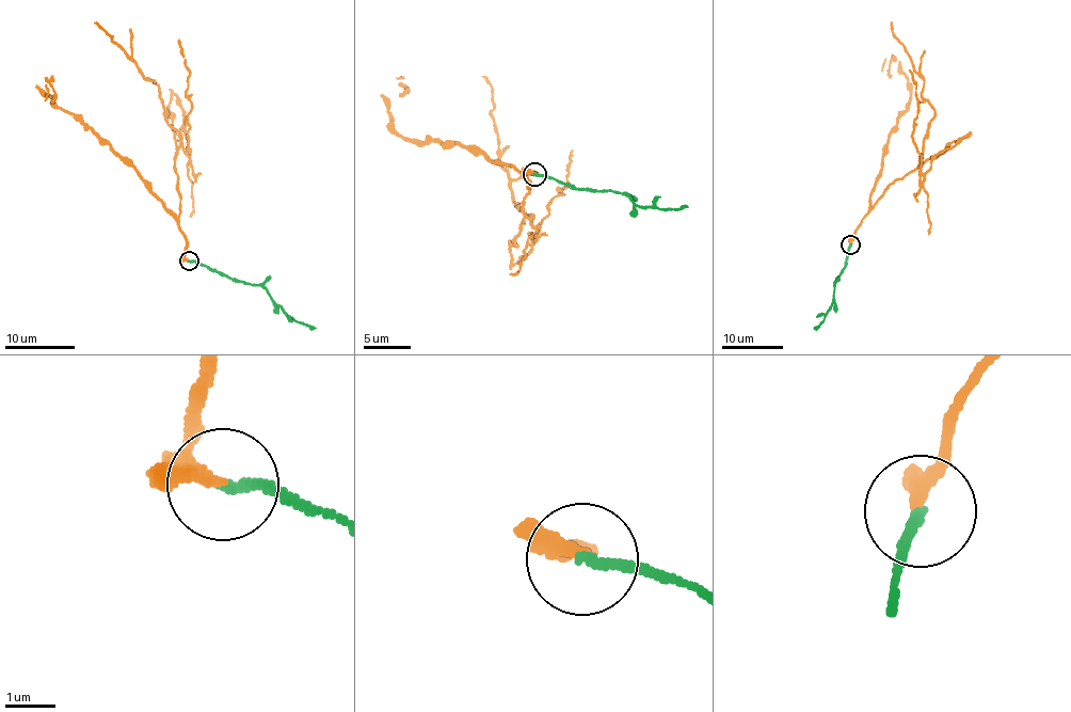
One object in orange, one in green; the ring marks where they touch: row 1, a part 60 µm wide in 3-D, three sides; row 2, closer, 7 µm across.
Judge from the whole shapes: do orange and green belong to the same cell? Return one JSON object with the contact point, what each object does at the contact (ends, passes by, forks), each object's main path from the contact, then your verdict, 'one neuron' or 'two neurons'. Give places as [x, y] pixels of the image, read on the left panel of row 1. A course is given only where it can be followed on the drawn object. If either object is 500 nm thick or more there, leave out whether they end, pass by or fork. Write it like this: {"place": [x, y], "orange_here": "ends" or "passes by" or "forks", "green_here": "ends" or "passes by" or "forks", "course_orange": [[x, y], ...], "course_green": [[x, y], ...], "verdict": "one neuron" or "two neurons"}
{"place": [189, 260], "orange_here": "forks", "green_here": "ends", "course_orange": [[189, 260], [178, 222], [181, 204], [174, 163], [178, 132], [166, 121], [159, 90], [95, 22]], "course_green": [[189, 260], [230, 279], [261, 285], [287, 315], [315, 329]], "verdict": "two neurons"}

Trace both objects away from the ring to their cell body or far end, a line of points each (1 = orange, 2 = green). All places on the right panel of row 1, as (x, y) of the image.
1: (850, 243), (856, 228), (884, 190), (918, 163), (927, 124), (934, 116), (921, 94), (924, 82), (891, 21)
2: (850, 243), (835, 282), (832, 302), (819, 326), (813, 329)

